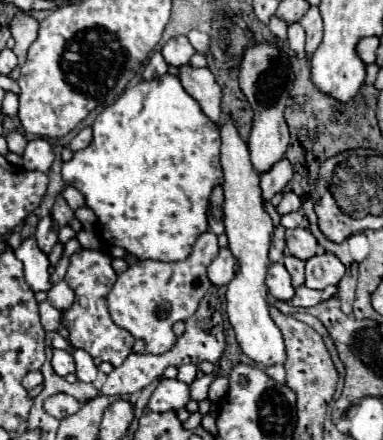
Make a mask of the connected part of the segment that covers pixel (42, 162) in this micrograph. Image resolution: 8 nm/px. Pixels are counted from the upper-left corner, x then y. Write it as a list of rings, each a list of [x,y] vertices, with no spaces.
[[[32,139],[26,145],[26,151],[22,155],[22,167],[26,171],[42,171],[42,173],[48,173],[52,161],[54,161],[52,145],[46,139]]]

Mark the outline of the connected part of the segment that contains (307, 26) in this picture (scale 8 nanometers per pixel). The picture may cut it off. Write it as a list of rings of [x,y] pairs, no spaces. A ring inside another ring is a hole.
[[[310,7],[308,13],[302,17],[300,25],[306,31],[306,55],[312,57],[312,53],[318,49],[322,41],[322,17],[318,7]]]

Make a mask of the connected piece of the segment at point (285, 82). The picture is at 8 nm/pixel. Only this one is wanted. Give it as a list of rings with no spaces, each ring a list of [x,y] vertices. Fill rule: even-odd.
[[[254,43],[246,49],[242,63],[240,63],[240,89],[246,95],[252,111],[254,111],[254,121],[252,121],[252,129],[250,129],[250,137],[248,137],[248,151],[250,151],[250,161],[256,173],[268,173],[286,153],[288,141],[290,141],[290,133],[286,127],[286,119],[282,115],[282,111],[286,109],[286,91],[290,91],[290,79],[294,79],[292,69],[290,69],[290,55],[294,55],[288,47],[288,43]]]

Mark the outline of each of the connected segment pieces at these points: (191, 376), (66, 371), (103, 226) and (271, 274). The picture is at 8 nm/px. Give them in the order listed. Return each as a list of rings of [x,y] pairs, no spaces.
[[[182,365],[182,367],[178,367],[178,377],[176,379],[190,385],[196,379],[196,371],[198,371],[196,365]]]
[[[56,349],[54,351],[54,357],[52,357],[52,367],[54,367],[54,371],[58,373],[58,375],[62,375],[62,377],[66,377],[66,375],[70,375],[70,373],[74,373],[74,357],[68,353],[68,351],[60,351],[60,349]]]
[[[166,73],[162,79],[154,79],[154,81],[142,81],[138,83],[136,87],[130,87],[122,93],[122,97],[106,107],[98,119],[94,121],[92,125],[94,129],[94,139],[92,143],[82,149],[82,151],[76,151],[74,157],[64,163],[62,167],[62,179],[66,185],[78,189],[82,195],[84,195],[84,205],[88,205],[96,217],[98,217],[98,235],[104,243],[112,245],[112,247],[122,247],[126,249],[128,253],[136,255],[138,259],[154,259],[154,261],[182,261],[186,259],[186,255],[190,255],[190,247],[194,245],[194,239],[202,233],[202,231],[208,231],[208,219],[206,219],[206,213],[208,213],[208,197],[214,189],[214,185],[222,183],[222,167],[218,163],[218,155],[220,155],[220,139],[218,139],[218,125],[210,123],[210,119],[206,119],[206,115],[202,115],[202,109],[198,107],[198,103],[194,99],[190,99],[190,95],[186,95],[182,83],[178,77]]]
[[[272,263],[268,269],[268,277],[266,277],[266,285],[268,291],[274,299],[280,301],[290,301],[294,295],[294,287],[290,281],[290,273],[286,271],[286,267],[282,263]]]

